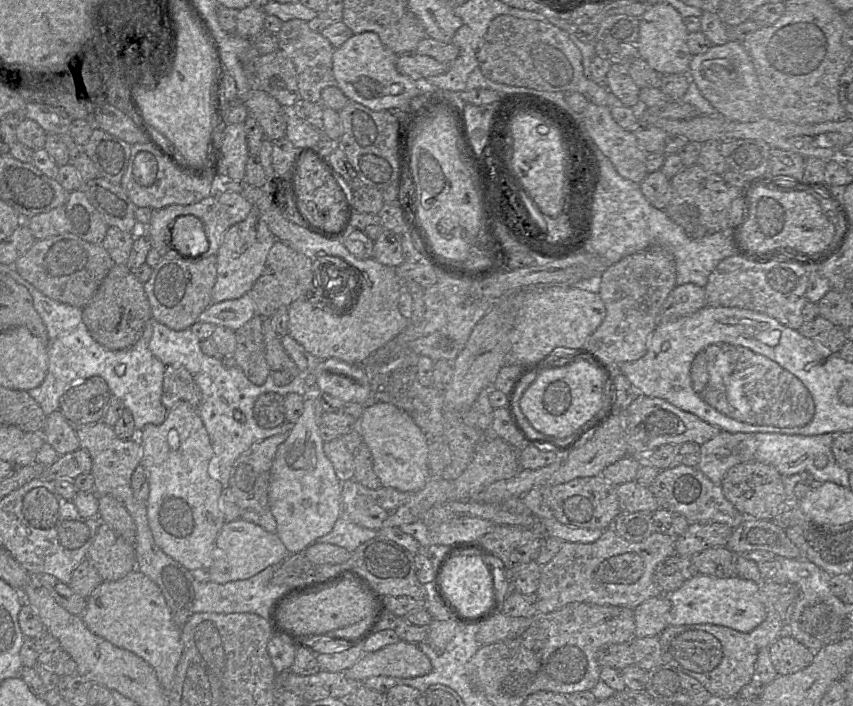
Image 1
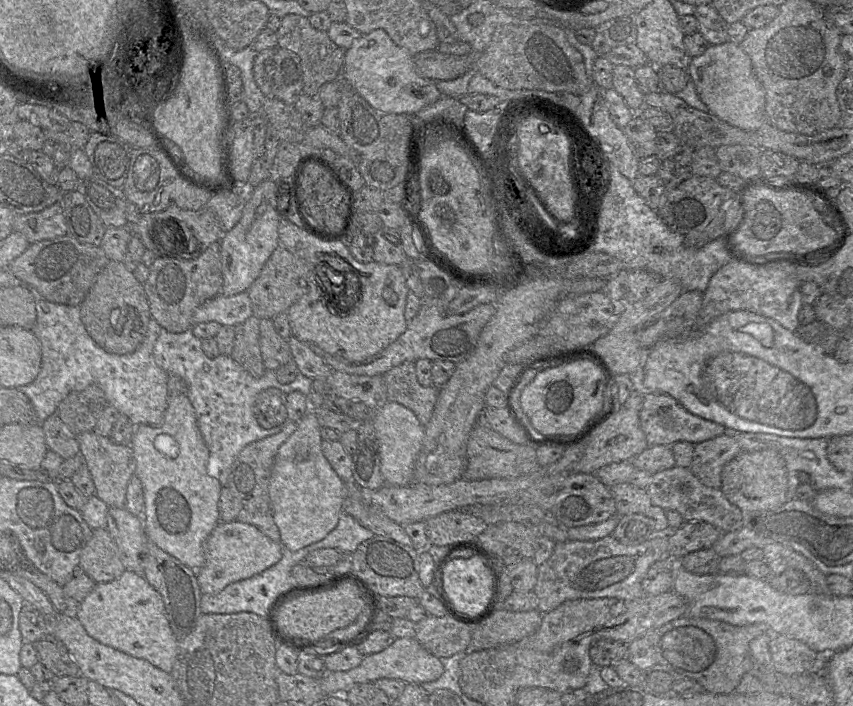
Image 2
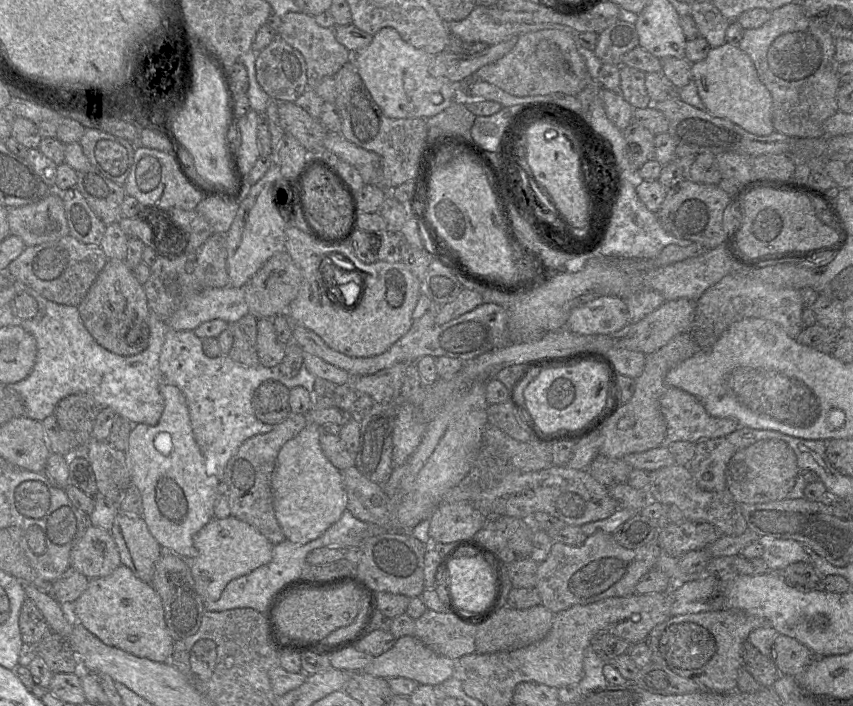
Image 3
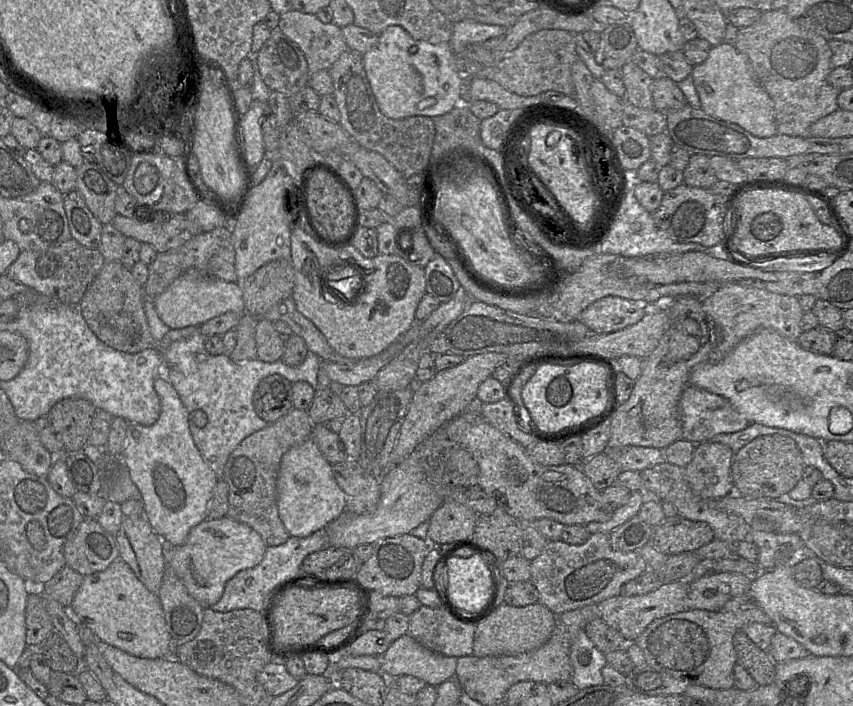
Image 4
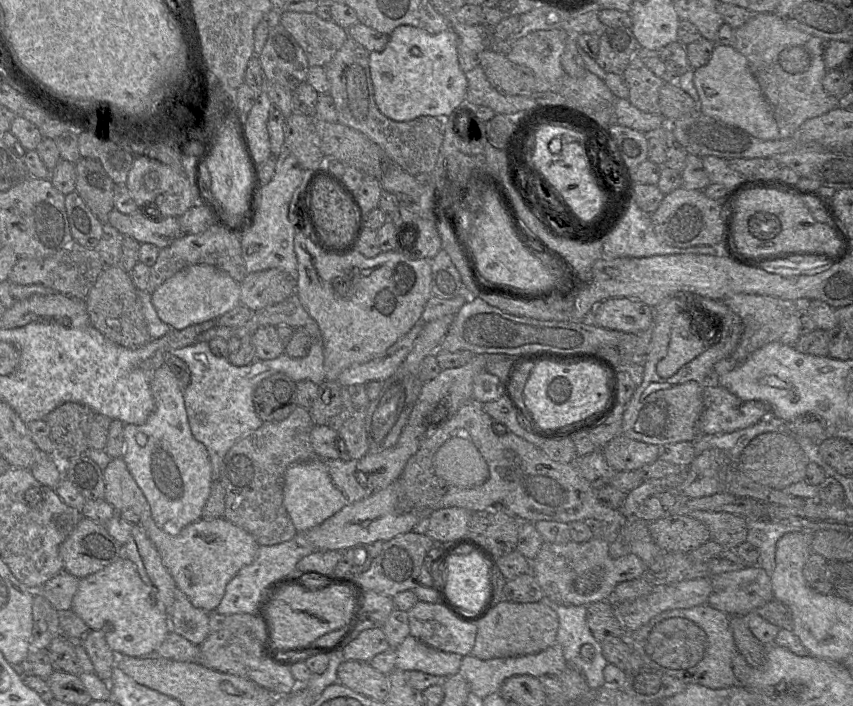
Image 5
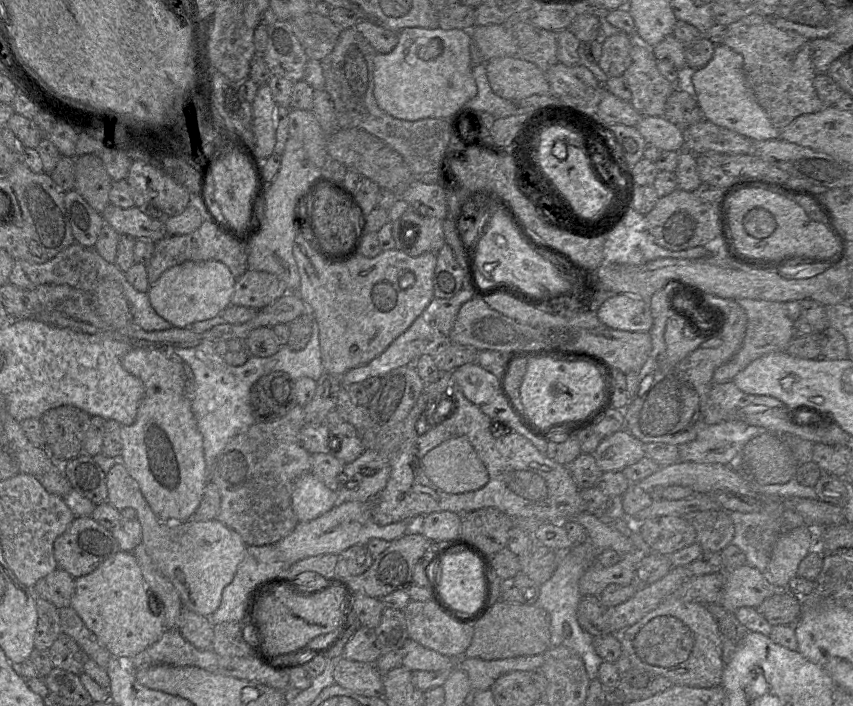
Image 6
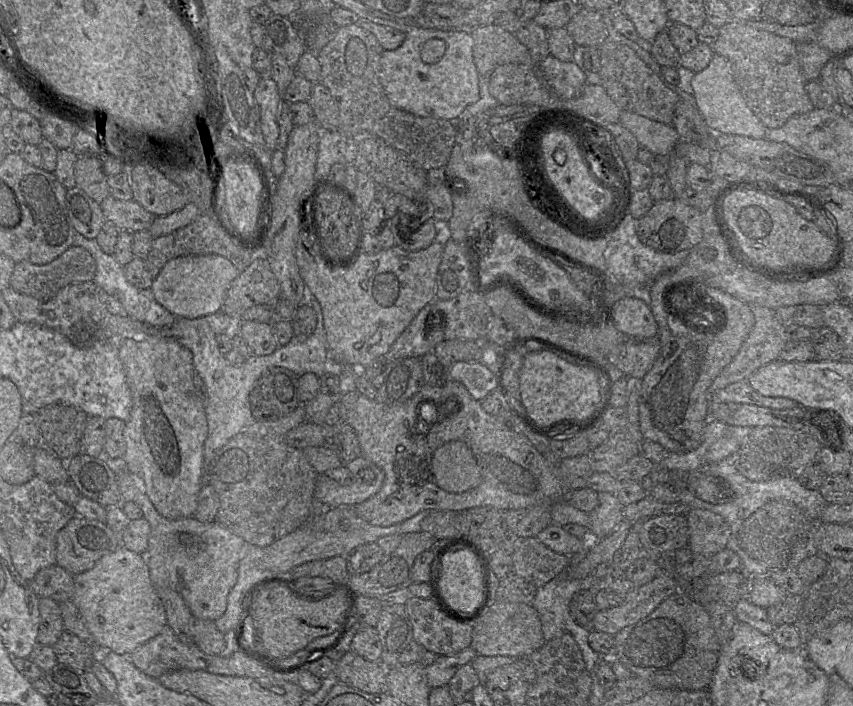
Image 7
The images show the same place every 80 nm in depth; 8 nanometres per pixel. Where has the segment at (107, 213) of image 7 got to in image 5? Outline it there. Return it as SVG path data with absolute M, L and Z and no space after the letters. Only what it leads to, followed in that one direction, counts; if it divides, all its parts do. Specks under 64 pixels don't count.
M113 209L107 222L123 236L131 236L139 244L150 243L159 249L170 245L175 235L181 234L178 217L154 216L145 210L148 209L137 209L134 213L123 214Z

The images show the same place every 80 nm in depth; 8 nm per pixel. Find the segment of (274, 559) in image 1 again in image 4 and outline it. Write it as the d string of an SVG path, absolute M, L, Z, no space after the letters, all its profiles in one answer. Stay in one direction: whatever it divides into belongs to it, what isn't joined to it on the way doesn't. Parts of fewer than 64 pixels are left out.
M228 516L207 518L190 530L182 545L165 544L165 560L189 594L206 608L221 599L226 583L238 572L258 565L264 558L266 548L262 537L247 524Z

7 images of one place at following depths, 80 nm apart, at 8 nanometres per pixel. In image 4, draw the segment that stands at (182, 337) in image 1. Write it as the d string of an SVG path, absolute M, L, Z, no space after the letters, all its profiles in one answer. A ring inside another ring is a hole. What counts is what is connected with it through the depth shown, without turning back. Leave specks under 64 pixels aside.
M198 332L170 344L163 350L163 374L176 389L188 411L188 424L196 446L220 480L232 451L247 436L269 424L257 415L253 405L253 395L259 382L269 375L280 374L292 383L306 381L315 389L322 360L308 351L305 360L295 367L287 365L282 359L271 363L257 357L233 361L228 354L208 353L205 339L206 336ZM198 409L207 414L207 424L201 428L191 420L191 414Z

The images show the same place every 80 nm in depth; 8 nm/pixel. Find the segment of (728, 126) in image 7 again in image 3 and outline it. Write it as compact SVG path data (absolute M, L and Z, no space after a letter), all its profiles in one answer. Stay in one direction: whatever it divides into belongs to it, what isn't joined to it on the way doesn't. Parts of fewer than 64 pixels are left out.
M726 42L711 48L705 59L691 63L691 70L699 96L710 114L728 119L755 135L766 136L774 132L771 94L760 80L749 55L738 45Z

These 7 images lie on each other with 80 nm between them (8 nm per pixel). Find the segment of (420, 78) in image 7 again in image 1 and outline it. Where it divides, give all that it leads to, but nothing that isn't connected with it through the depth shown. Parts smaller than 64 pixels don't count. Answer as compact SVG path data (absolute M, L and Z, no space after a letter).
M375 32L353 34L333 53L334 83L344 95L373 111L398 108L410 111L410 100L422 95L414 79L398 72L397 54L387 48Z

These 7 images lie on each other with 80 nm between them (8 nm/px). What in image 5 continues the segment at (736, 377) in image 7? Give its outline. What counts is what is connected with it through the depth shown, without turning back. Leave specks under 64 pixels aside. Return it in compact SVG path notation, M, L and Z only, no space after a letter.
M735 294L727 297L723 302L741 318L743 333L734 351L714 365L714 377L731 371L767 343L780 342L786 345L795 345L801 336L801 315L795 306L795 301L757 294Z

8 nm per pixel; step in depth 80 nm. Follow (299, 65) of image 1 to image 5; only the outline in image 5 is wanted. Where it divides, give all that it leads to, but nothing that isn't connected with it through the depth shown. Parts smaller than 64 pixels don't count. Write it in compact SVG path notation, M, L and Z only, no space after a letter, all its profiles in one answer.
M280 11L280 24L303 49L310 66L325 66L348 38L347 29L333 20L324 20L315 12Z

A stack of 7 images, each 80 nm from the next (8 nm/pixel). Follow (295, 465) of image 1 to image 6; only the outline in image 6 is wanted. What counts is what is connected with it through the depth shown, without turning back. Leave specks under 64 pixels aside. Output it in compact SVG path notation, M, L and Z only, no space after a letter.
M312 471L299 476L292 492L292 506L299 522L308 522L339 503L336 491L330 489Z

